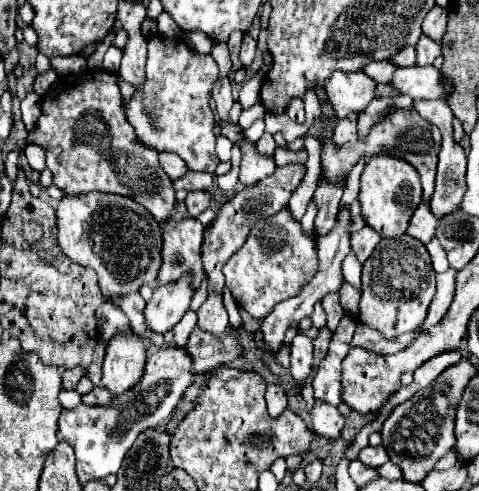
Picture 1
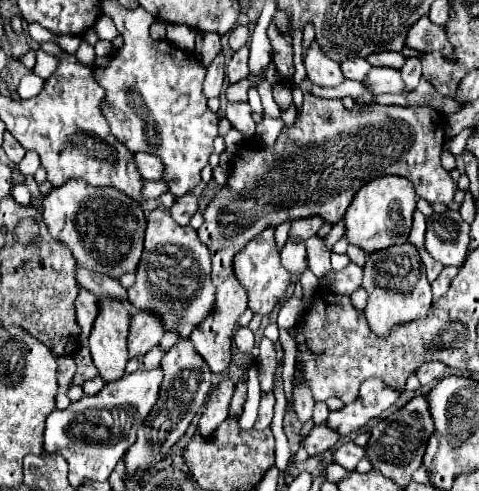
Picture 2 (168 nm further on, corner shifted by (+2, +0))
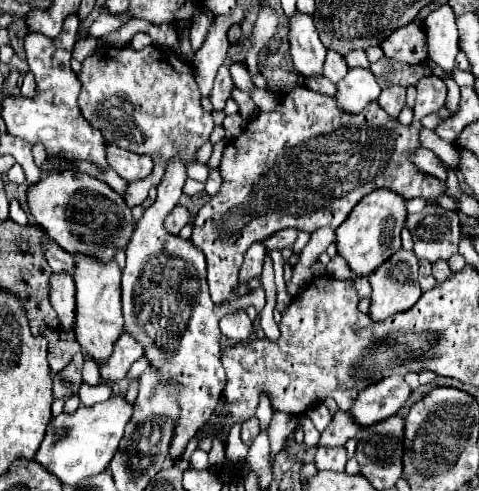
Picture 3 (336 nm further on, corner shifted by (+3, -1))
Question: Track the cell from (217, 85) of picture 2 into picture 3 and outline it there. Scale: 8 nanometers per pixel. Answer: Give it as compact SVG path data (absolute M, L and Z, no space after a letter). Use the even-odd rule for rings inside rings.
M236 6L232 14L214 16L214 22L210 24L210 30L206 34L202 48L196 50L192 68L194 68L194 76L198 80L198 86L204 98L208 98L214 84L214 76L226 58L226 50L230 46L226 40L226 32L232 26L240 26L242 20L244 20L244 10L240 6Z

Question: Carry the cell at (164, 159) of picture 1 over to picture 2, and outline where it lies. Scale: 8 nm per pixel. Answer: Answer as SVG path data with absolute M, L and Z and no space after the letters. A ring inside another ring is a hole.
M135 153L135 161L139 165L139 171L143 175L143 179L163 179L163 163L159 163L159 159L155 159L155 155L151 153Z

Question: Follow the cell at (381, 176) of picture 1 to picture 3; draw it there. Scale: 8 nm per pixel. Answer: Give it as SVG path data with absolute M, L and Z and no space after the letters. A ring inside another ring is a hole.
M374 190L358 202L358 208L350 212L346 224L336 228L336 248L338 254L350 264L356 276L370 276L378 264L388 260L396 250L400 250L400 230L406 222L406 200L390 190Z

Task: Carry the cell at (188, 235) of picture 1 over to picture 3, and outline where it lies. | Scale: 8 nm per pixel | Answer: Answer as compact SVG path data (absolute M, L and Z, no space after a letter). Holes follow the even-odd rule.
M174 156L166 166L158 184L156 202L144 210L130 236L130 244L126 244L126 266L122 270L124 332L144 346L144 356L154 362L162 384L176 384L180 388L176 398L182 410L180 426L174 428L174 440L168 452L172 460L182 456L186 444L210 420L222 396L226 372L220 364L220 318L236 308L249 306L260 313L266 304L265 290L261 286L244 298L216 306L208 294L206 260L202 250L198 250L190 240L182 240L164 230L166 212L170 212L182 196L182 186L186 182L184 166L186 164L178 156Z

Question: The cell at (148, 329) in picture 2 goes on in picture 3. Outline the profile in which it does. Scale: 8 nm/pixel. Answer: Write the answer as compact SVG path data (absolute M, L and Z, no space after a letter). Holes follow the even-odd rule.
M122 334L114 342L114 352L110 360L102 360L100 364L100 382L102 384L116 384L126 376L130 366L142 356L142 346L128 334Z

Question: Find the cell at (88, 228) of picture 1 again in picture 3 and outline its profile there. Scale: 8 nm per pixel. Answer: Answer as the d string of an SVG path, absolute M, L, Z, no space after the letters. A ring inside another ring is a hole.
M50 172L36 184L28 186L26 198L36 224L48 234L50 240L54 240L70 254L80 252L108 262L110 258L114 258L118 248L126 248L134 232L134 220L124 198L108 184L82 172Z

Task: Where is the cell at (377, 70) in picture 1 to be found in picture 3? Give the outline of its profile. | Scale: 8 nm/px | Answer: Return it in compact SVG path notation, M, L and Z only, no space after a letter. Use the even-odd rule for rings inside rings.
M328 48L326 64L324 64L324 70L322 70L322 72L324 72L324 76L326 76L328 80L332 80L334 84L336 84L338 80L342 80L342 78L346 76L346 72L348 72L348 66L346 66L342 54L338 54L338 52L334 52L334 50Z

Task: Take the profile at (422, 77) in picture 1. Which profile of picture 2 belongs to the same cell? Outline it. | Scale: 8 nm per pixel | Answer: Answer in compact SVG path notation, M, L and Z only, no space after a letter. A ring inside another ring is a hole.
M373 67L365 79L365 85L373 93L403 93L403 79L401 71L391 67Z

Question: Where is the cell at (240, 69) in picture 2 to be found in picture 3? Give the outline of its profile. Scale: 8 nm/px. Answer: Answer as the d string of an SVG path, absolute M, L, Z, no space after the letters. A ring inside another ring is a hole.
M228 66L218 68L216 80L214 80L214 88L212 88L212 92L210 92L210 102L212 102L214 112L222 112L222 110L224 110L224 104L226 104L226 100L230 98L232 86L234 86L234 82L232 82L232 78L230 78Z

